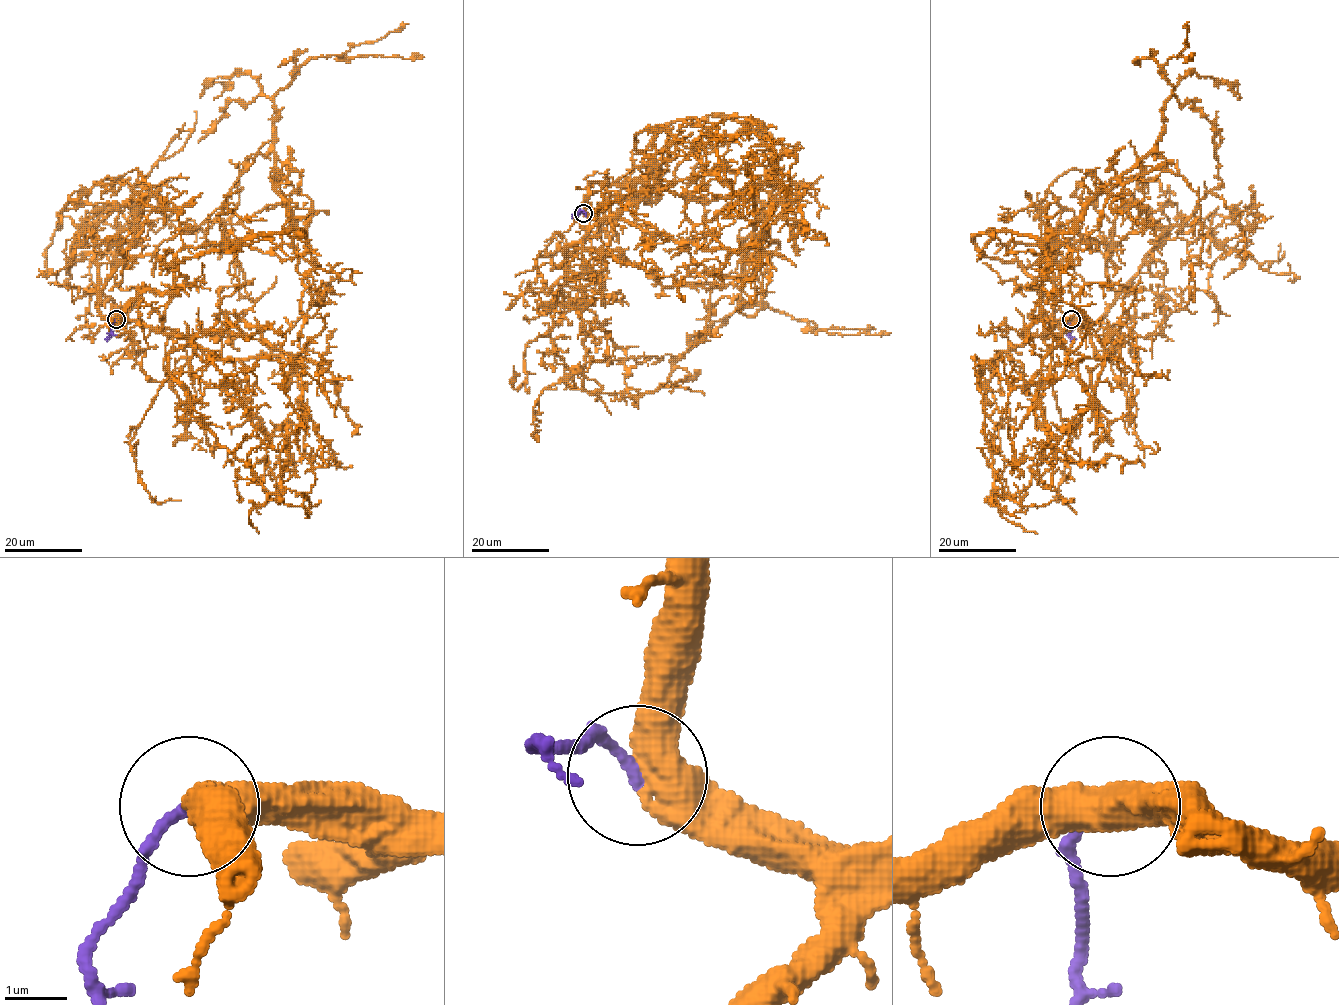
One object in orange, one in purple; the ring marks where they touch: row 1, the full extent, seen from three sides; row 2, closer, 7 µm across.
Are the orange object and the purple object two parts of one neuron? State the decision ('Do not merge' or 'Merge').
Merge

